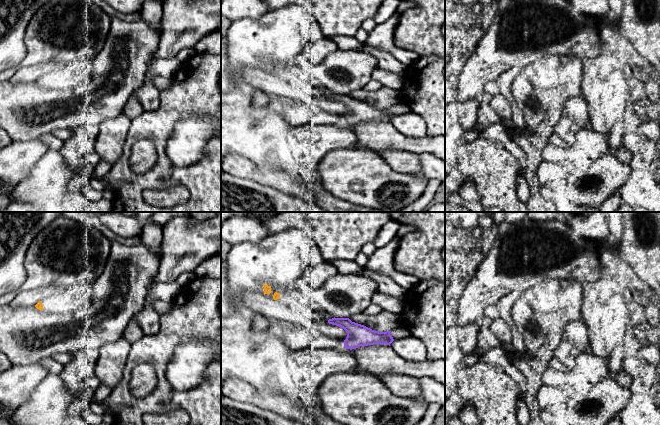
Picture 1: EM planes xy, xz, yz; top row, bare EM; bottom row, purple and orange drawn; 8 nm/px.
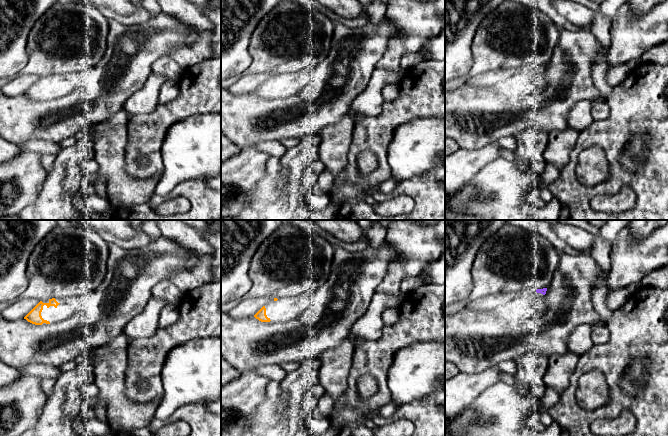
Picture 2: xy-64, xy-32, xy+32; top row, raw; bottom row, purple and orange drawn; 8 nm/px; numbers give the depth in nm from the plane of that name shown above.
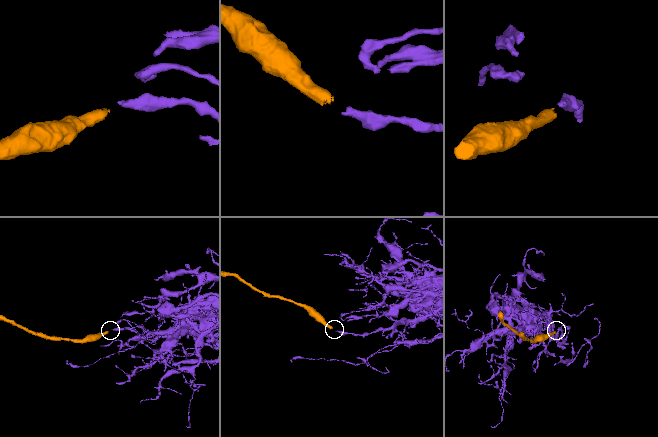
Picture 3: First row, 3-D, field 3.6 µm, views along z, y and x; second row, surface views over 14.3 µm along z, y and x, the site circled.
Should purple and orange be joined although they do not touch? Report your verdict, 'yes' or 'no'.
no

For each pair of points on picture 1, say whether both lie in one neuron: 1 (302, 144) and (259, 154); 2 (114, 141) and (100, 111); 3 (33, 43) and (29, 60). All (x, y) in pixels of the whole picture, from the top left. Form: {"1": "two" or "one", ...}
{"1": "two", "2": "two", "3": "one"}

